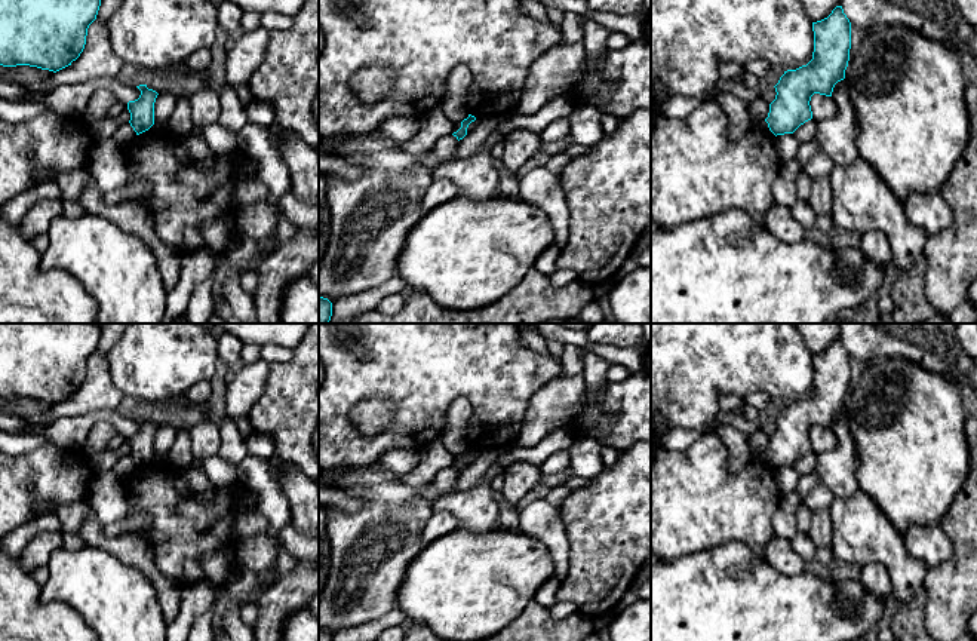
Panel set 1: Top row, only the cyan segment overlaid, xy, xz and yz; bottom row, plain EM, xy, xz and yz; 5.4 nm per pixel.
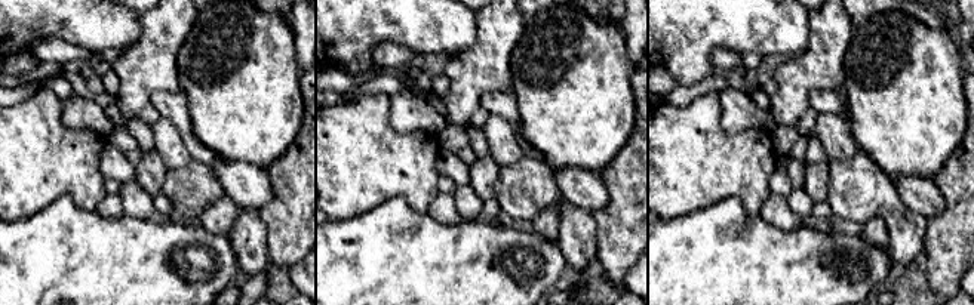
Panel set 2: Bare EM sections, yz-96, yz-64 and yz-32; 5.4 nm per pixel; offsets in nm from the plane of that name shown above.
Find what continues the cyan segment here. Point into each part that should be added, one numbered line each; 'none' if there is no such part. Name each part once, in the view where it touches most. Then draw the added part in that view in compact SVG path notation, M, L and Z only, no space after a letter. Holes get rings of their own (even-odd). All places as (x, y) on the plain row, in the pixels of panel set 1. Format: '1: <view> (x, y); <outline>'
none

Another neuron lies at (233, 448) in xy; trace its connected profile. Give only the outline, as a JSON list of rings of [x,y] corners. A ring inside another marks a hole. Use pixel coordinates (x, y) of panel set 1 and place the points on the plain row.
[[[225,415],[218,424],[221,447],[218,456],[239,464],[248,456],[246,438],[240,435],[236,420]]]

